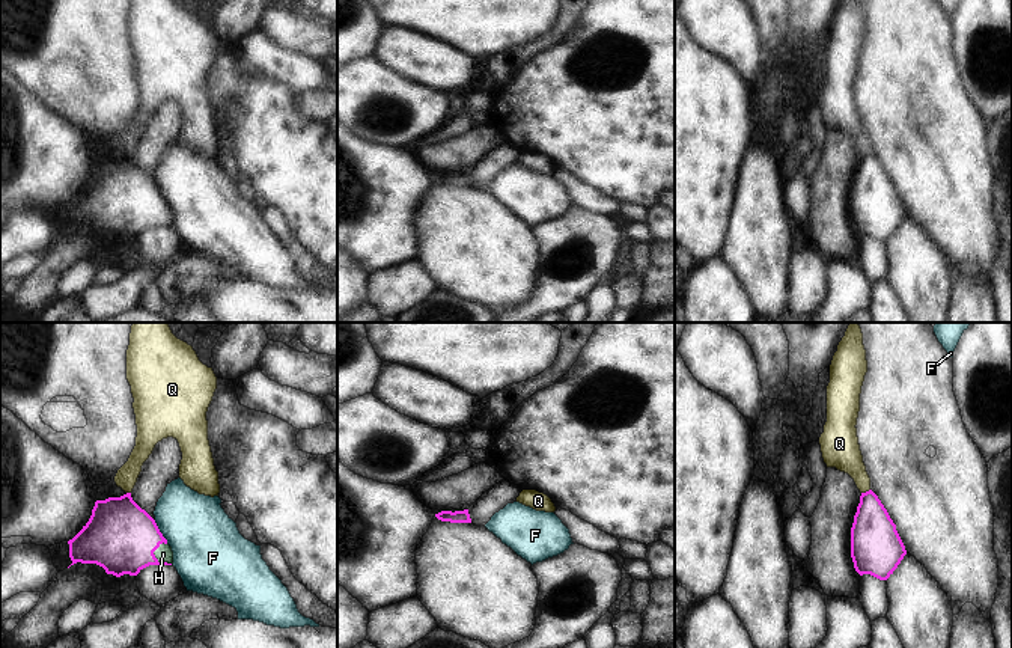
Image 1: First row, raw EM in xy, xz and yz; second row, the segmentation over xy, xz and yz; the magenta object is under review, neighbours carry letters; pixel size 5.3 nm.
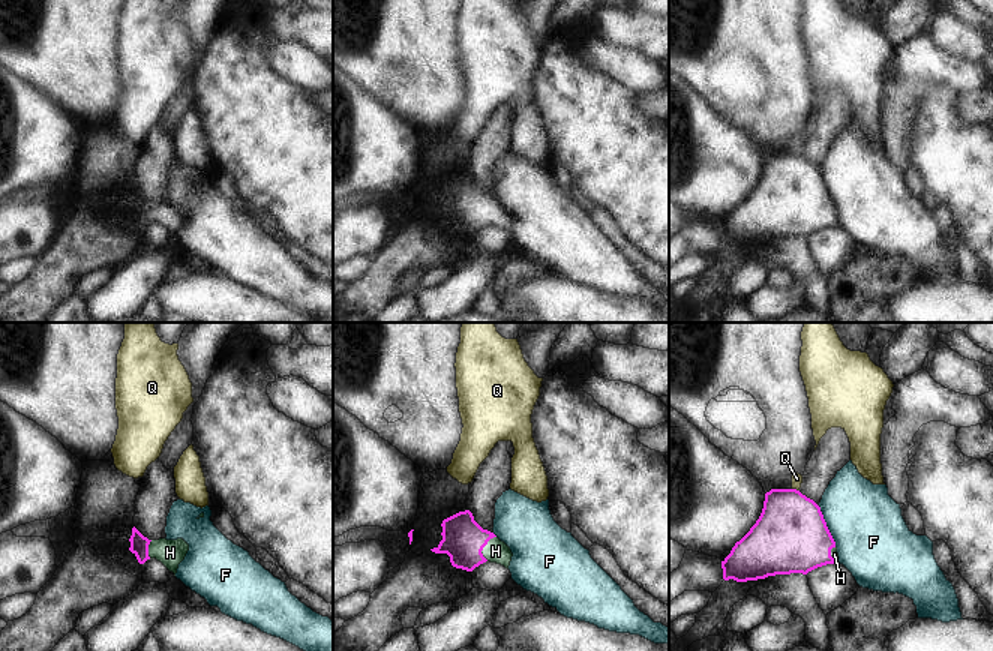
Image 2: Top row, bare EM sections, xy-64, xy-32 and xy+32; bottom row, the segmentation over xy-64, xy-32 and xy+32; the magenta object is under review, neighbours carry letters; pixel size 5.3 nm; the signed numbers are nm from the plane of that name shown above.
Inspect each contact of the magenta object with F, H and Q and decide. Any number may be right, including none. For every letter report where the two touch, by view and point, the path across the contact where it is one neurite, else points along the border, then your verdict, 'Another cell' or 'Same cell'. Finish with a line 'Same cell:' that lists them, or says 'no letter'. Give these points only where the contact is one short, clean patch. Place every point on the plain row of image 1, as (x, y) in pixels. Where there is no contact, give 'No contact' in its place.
F: Touches magenta at xy (160, 195). Another cell
H: Touches magenta at xy (154, 219). Path across: xy (121, 199), (142, 207), (154, 219), (163, 216). Same cell
Q: Touches magenta at yz (866, 154). Boundary: yz (869, 151), (862, 155). Another cell
Same cell: H

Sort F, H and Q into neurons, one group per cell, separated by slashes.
F / H / Q

